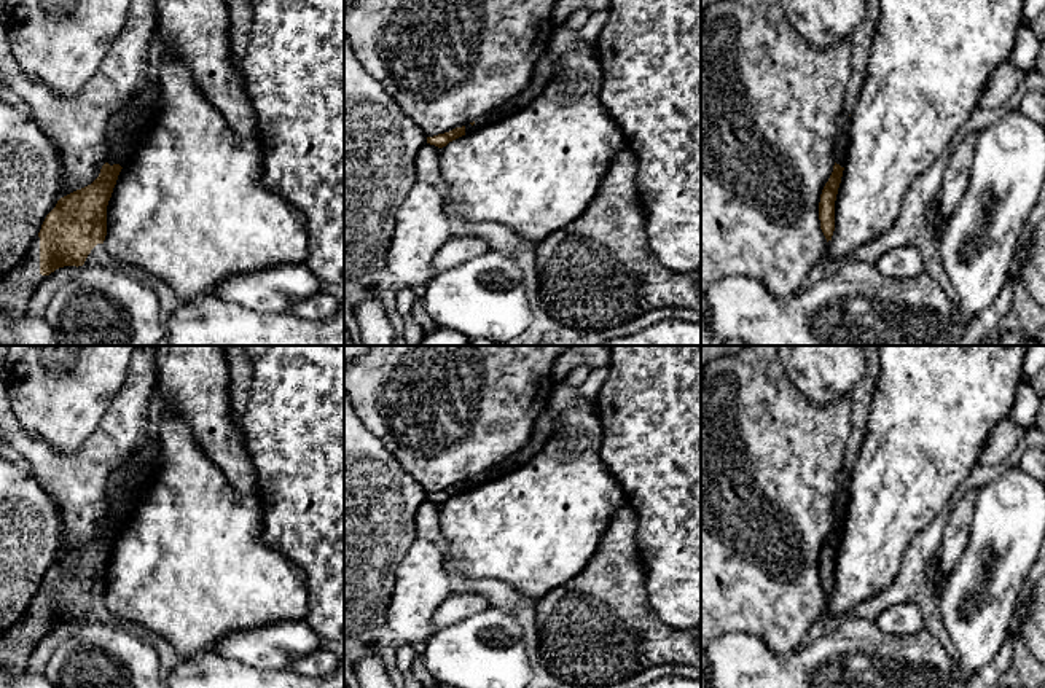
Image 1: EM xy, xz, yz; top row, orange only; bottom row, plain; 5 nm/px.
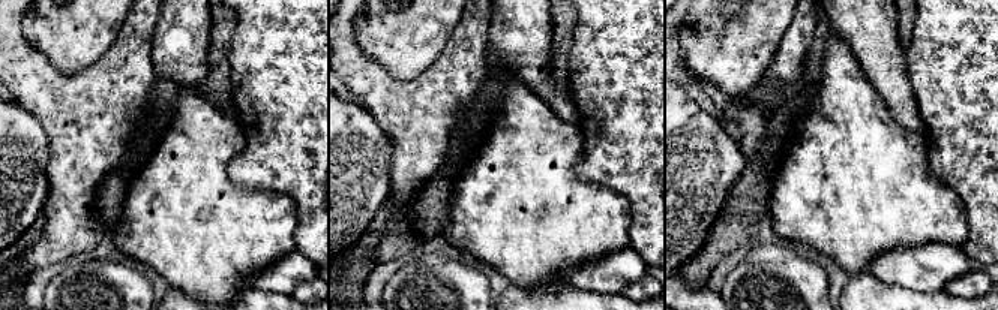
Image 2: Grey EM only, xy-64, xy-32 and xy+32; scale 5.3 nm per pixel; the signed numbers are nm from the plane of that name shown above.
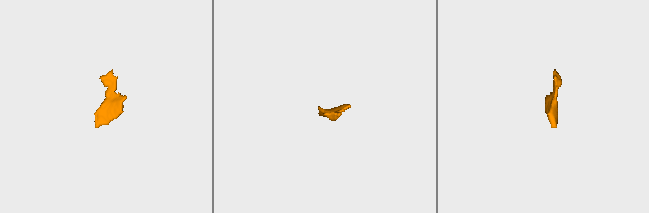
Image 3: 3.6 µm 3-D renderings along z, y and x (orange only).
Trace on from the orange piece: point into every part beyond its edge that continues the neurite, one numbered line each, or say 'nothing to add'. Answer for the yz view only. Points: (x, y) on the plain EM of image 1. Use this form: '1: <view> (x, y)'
1: yz (843, 480)

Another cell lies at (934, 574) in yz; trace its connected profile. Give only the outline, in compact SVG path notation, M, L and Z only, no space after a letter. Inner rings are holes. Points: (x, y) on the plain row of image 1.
M938 556L930 562L926 575L930 581L930 584L933 586L937 599L938 599L938 596L946 583L946 578L948 578L948 575L943 575L940 567L938 567Z

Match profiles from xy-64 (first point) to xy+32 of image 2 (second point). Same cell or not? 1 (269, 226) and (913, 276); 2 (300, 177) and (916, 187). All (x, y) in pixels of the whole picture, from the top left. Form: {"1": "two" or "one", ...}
{"1": "two", "2": "two"}

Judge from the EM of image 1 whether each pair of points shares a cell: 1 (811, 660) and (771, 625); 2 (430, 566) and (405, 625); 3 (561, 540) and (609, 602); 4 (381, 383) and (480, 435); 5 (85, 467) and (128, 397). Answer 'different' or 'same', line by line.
1: different
2: same
3: different
4: same
5: same

